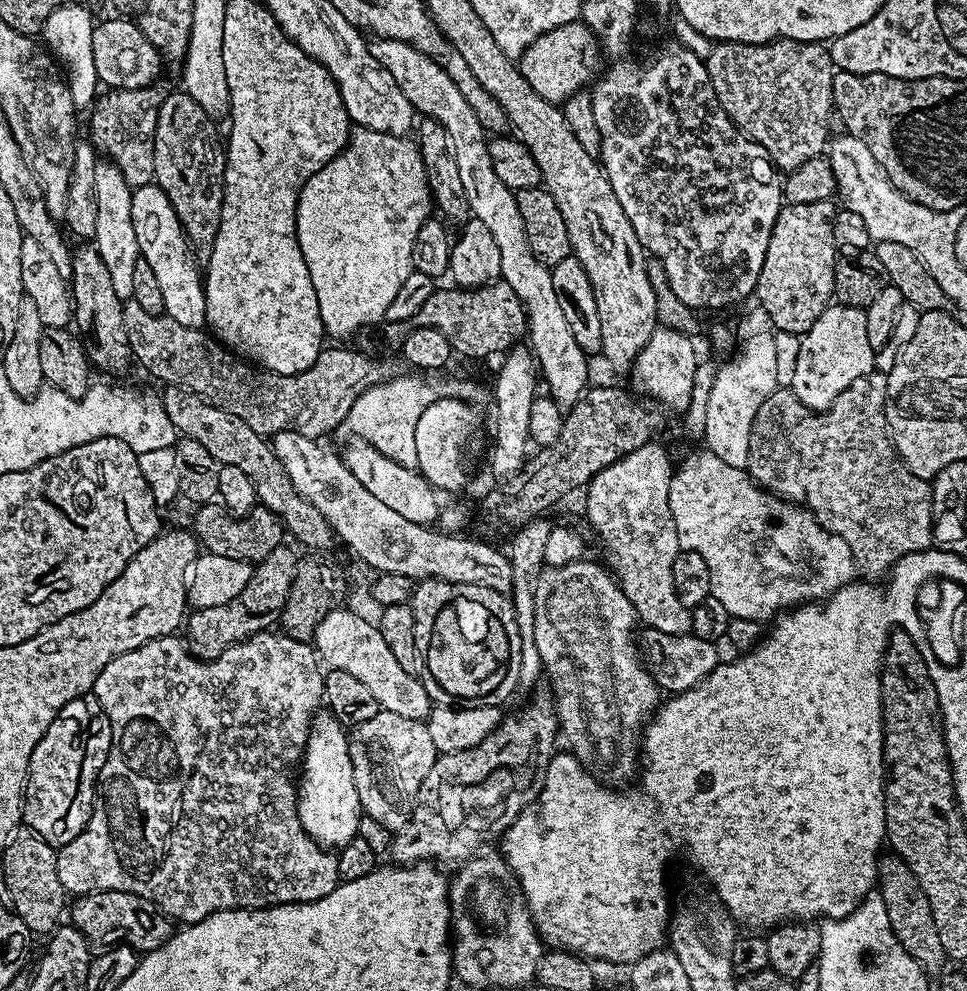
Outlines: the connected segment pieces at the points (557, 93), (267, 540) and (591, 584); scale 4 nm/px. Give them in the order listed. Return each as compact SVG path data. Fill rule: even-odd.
M583 22L563 24L542 34L518 57L522 78L530 82L534 94L560 106L576 92L583 92L601 71L602 49L593 32Z
M216 502L199 505L195 512L196 517L190 525L191 531L207 551L222 558L259 562L265 560L276 548L281 547L286 540L283 522L263 506L251 508L244 516L238 517L222 510L221 505Z
M583 558L563 565L560 568L545 567L539 578L536 579L536 614L534 618L534 640L538 646L540 654L540 662L543 671L546 673L546 680L552 683L550 694L554 699L554 707L556 709L556 719L558 721L559 731L562 733L562 740L565 740L567 751L571 752L597 780L608 786L624 786L629 783L628 780L637 775L638 765L642 760L642 737L644 729L649 720L652 718L653 712L660 707L662 703L662 691L656 684L655 678L647 667L640 665L640 660L636 657L636 648L632 644L628 644L632 640L632 631L638 628L636 611L626 598L626 594L620 588L619 583L614 579L613 573L609 571L603 563L595 564L590 558Z

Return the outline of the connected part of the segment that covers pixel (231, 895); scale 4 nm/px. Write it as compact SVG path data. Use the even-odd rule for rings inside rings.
M269 630L230 646L217 660L201 660L178 637L176 634L163 636L126 654L118 654L118 658L106 662L98 674L94 695L106 718L110 718L112 745L106 762L100 768L100 779L96 782L96 802L92 806L88 825L82 834L78 834L78 838L74 838L74 842L63 845L57 851L58 882L62 882L65 893L76 898L87 892L138 894L173 921L181 920L179 923L184 926L196 924L210 914L231 908L272 908L275 904L305 904L326 898L326 894L330 894L330 890L341 883L338 862L331 851L321 848L314 838L310 838L310 834L306 834L296 809L298 769L304 758L304 748L308 745L312 718L324 699L325 673L320 672L322 664L313 645Z

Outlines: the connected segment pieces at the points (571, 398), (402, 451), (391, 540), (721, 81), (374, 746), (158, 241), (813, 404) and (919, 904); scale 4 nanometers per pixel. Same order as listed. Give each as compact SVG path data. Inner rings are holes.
M373 39L369 50L398 82L406 98L421 117L442 122L446 134L450 134L450 142L454 142L454 158L458 158L458 171L462 177L462 186L466 186L466 202L469 213L482 221L486 230L490 230L495 245L498 246L500 259L500 279L510 282L514 294L518 294L524 313L528 316L527 343L538 365L539 375L548 383L547 395L555 400L561 409L567 410L577 404L589 387L589 357L574 342L574 334L566 322L566 314L554 295L554 282L549 265L538 262L528 246L528 239L522 222L522 214L518 214L516 193L502 183L498 174L494 174L494 166L490 163L486 130L478 122L478 114L470 110L470 102L462 98L462 90L454 86L450 74L434 58L422 54L422 50L414 50L406 42L397 40Z
M404 374L392 379L390 382L380 383L378 386L374 386L369 390L363 391L362 394L358 396L357 401L351 406L346 418L344 418L343 422L337 426L334 433L335 437L344 439L344 442L349 441L351 438L364 440L385 456L394 459L394 461L398 461L400 465L415 469L418 462L414 434L416 425L418 425L420 417L422 417L422 412L424 412L424 410L426 410L426 408L434 403L434 401L436 401L440 396L445 398L456 398L471 404L478 403L477 401L482 396L481 388L476 383L468 380L450 380L441 388L440 391L438 391L436 387L422 380L424 379L423 377L416 374L408 375L412 376Z
M280 432L271 437L270 443L278 462L290 474L290 482L294 482L294 490L304 498L320 514L326 518L333 533L368 566L377 573L402 574L413 580L440 579L451 584L486 586L487 589L496 590L509 595L513 588L513 566L509 555L478 540L466 538L460 534L447 533L427 525L422 525L403 518L402 514L395 513L390 506L384 505L374 494L366 490L361 482L347 468L339 455L335 456L328 448L323 448L319 439L303 436L297 432Z
M779 39L767 44L720 42L713 48L706 63L722 110L748 139L764 148L777 169L798 168L825 151L830 140L828 119L834 116L834 69L823 43Z
M380 711L370 722L351 729L348 745L363 815L382 823L393 834L401 832L412 821L418 790L438 755L427 723Z
M155 182L144 184L132 193L130 214L141 257L150 262L150 270L154 270L158 277L166 315L174 318L174 322L182 322L182 326L203 329L206 324L206 298L202 272L174 214L174 206L170 206L170 198L166 198Z
M831 303L810 326L810 330L799 337L796 348L796 361L792 364L792 381L790 387L806 407L812 412L824 412L850 386L857 378L862 378L862 374L873 371L874 349L870 346L870 338L866 338L866 314L863 308L846 306L845 304Z
M895 854L885 855L878 864L878 895L886 906L886 914L890 914L892 933L898 942L918 962L925 973L933 974L946 964L942 938L938 938L938 926L934 926L934 914L930 910L930 902L926 894L922 894L922 886L918 886L918 878Z

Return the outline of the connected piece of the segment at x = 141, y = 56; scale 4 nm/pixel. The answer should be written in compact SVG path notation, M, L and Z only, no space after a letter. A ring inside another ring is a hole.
M110 16L110 19L104 20L93 25L91 32L91 45L93 47L94 68L97 81L109 89L142 89L149 88L155 82L156 78L162 72L164 59L157 48L142 34L139 25L129 17Z

